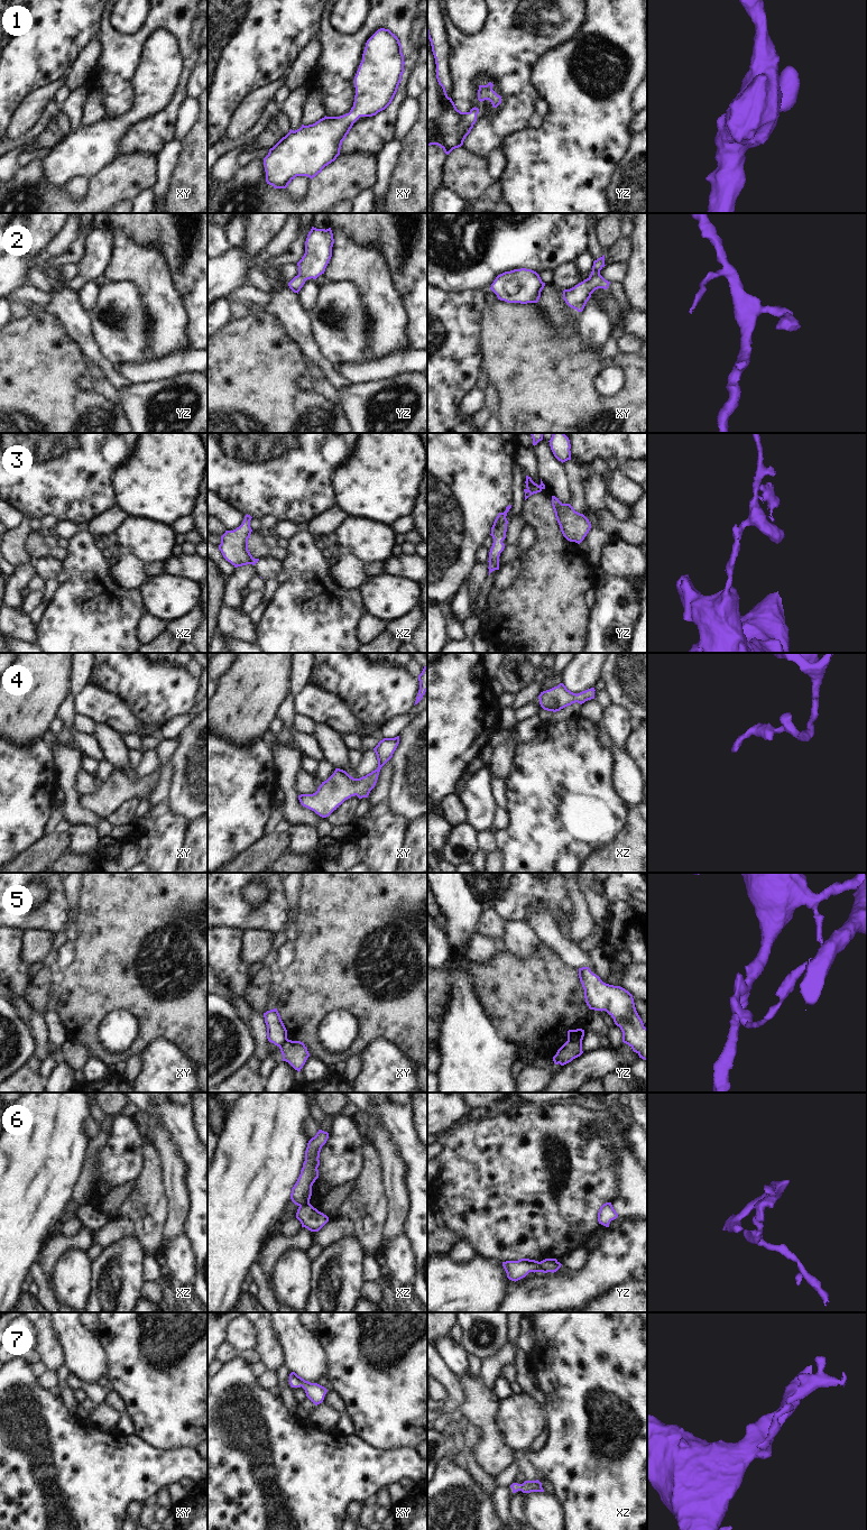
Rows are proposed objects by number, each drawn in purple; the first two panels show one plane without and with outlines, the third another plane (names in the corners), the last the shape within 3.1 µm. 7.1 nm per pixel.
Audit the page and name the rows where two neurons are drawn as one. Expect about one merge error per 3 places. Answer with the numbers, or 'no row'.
3, 5, 6

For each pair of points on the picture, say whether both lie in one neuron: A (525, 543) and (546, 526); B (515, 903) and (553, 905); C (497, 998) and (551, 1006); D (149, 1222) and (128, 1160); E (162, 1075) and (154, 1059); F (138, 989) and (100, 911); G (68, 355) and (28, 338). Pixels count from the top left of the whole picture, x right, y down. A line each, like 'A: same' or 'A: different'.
A: different
B: same
C: same
D: different
E: same
F: same
G: same

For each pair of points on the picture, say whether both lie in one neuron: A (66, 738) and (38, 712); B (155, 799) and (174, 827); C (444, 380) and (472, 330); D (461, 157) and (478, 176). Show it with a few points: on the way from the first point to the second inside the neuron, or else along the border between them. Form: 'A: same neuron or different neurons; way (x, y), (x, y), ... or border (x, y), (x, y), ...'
A: different neurons; border (68, 692), (56, 716)
B: different neurons; border (168, 798), (158, 802), (149, 812)
C: same neuron; way (444, 368), (444, 358), (460, 342)
D: same neuron; way (463, 162), (473, 172)

